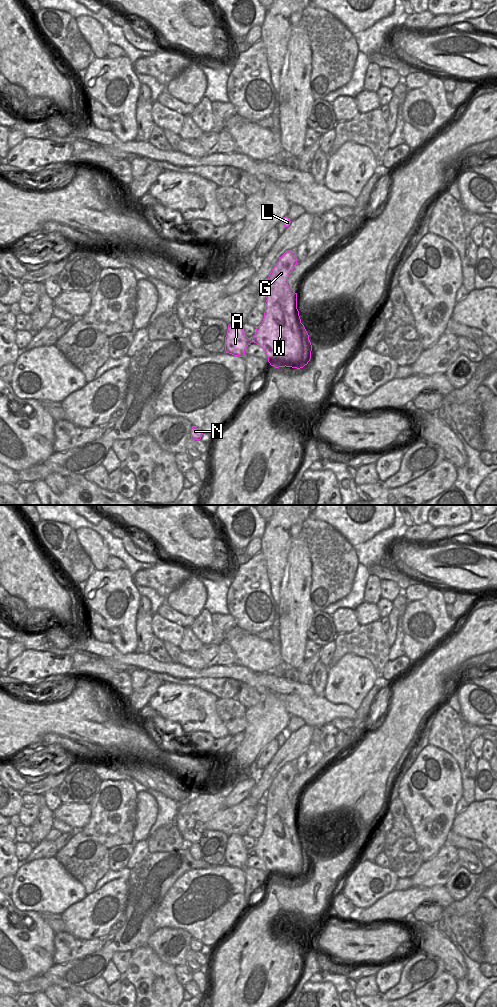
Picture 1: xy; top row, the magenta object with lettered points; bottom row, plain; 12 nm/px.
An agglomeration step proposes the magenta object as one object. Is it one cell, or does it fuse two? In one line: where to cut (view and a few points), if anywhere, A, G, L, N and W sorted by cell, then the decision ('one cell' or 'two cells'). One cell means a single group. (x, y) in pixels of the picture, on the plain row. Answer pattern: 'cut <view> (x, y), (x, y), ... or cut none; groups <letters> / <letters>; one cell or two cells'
cut xy (249, 851), (251, 853); groups A N / G L W; two cells

